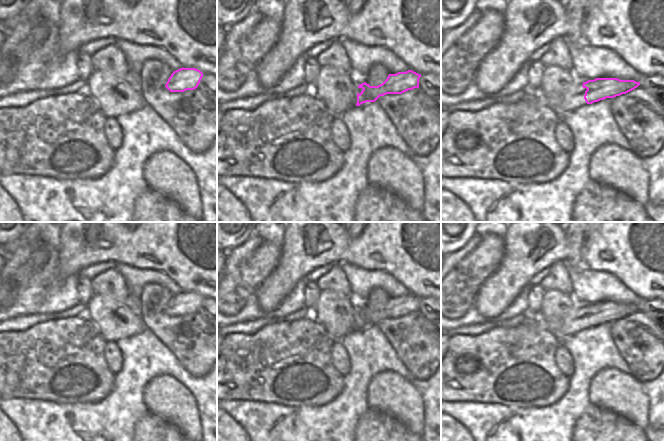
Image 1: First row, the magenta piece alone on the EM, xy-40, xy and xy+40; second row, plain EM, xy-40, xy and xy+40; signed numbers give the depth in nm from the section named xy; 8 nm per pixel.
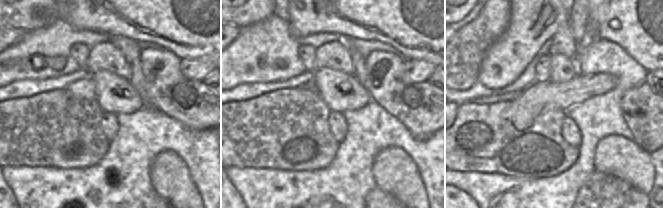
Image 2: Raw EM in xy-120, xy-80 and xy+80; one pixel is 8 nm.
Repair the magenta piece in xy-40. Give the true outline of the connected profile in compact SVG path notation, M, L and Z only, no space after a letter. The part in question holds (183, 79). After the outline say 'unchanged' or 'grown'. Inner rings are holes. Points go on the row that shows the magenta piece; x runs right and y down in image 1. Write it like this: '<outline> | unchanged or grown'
M180 68L169 77L165 87L170 92L184 92L198 87L203 73L196 68Z | unchanged

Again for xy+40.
M596 78L586 82L575 82L564 94L542 94L532 92L538 104L548 106L558 116L564 116L580 106L592 104L606 98L626 94L640 85L634 80L618 78Z | grown

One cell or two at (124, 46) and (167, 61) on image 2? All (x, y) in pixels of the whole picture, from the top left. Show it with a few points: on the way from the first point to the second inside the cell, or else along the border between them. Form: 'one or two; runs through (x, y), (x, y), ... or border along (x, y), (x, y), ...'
two; border along (140, 48), (140, 68), (144, 75)

